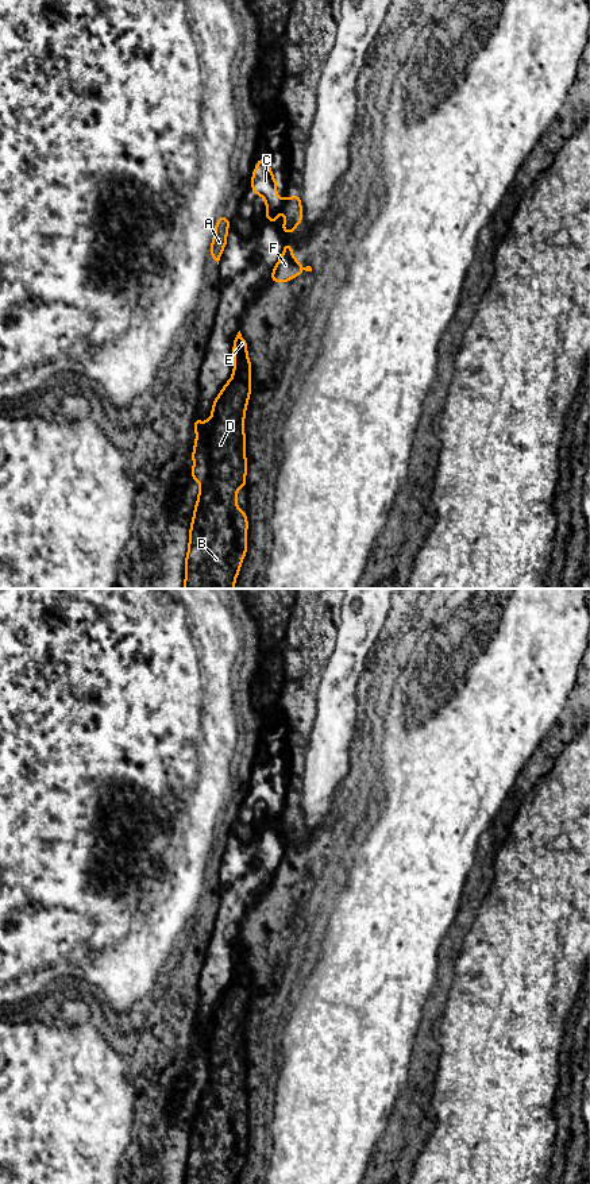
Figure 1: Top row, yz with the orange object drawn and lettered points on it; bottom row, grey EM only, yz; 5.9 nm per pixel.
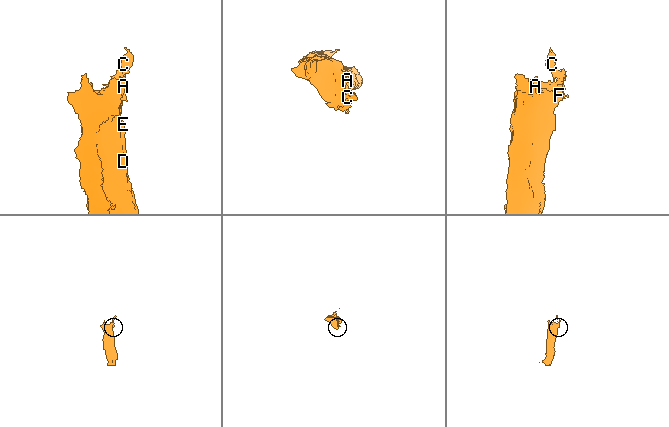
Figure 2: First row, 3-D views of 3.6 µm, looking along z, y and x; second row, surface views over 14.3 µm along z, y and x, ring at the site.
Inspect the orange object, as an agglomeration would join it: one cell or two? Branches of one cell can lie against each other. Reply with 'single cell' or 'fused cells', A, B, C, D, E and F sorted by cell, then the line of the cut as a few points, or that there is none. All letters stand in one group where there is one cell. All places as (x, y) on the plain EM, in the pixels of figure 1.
fused cells; A B D E F / C; cut in yz along (285, 806), (282, 812)

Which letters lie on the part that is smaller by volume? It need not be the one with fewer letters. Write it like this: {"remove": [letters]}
{"remove": ["C"]}

